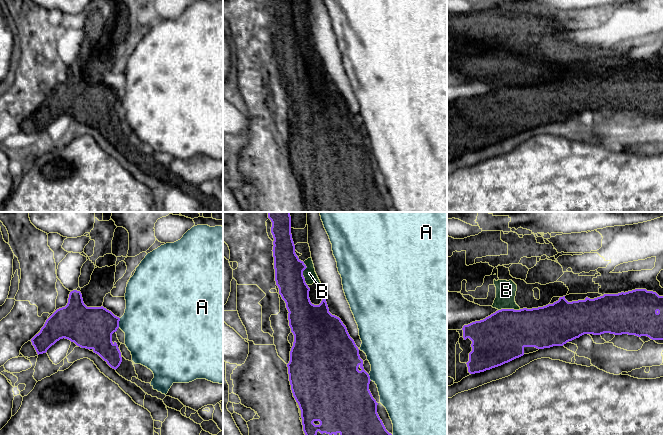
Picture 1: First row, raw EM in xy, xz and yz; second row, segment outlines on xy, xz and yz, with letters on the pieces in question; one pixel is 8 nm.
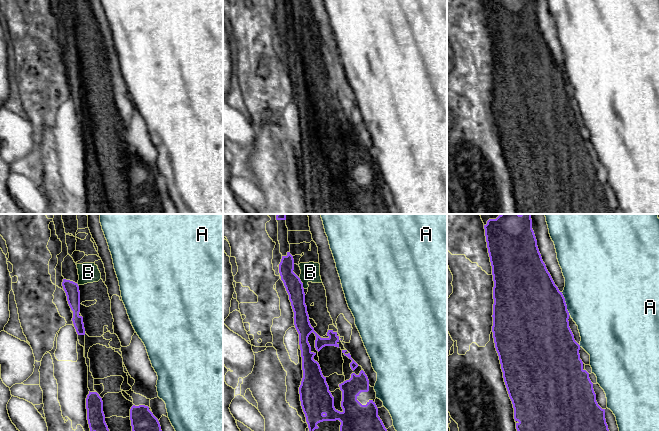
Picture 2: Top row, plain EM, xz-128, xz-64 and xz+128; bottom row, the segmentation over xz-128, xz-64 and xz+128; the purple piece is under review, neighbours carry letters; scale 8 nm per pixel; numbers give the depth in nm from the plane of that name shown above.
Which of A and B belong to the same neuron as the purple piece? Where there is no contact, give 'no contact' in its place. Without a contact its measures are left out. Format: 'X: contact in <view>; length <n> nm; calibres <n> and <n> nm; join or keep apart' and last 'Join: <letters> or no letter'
A: contact in xy; length 80 nm; calibres 340 and 440 nm; keep apart
B: contact in xz; length 190 nm; calibres 220 and 100 nm; keep apart
Join: no letter

